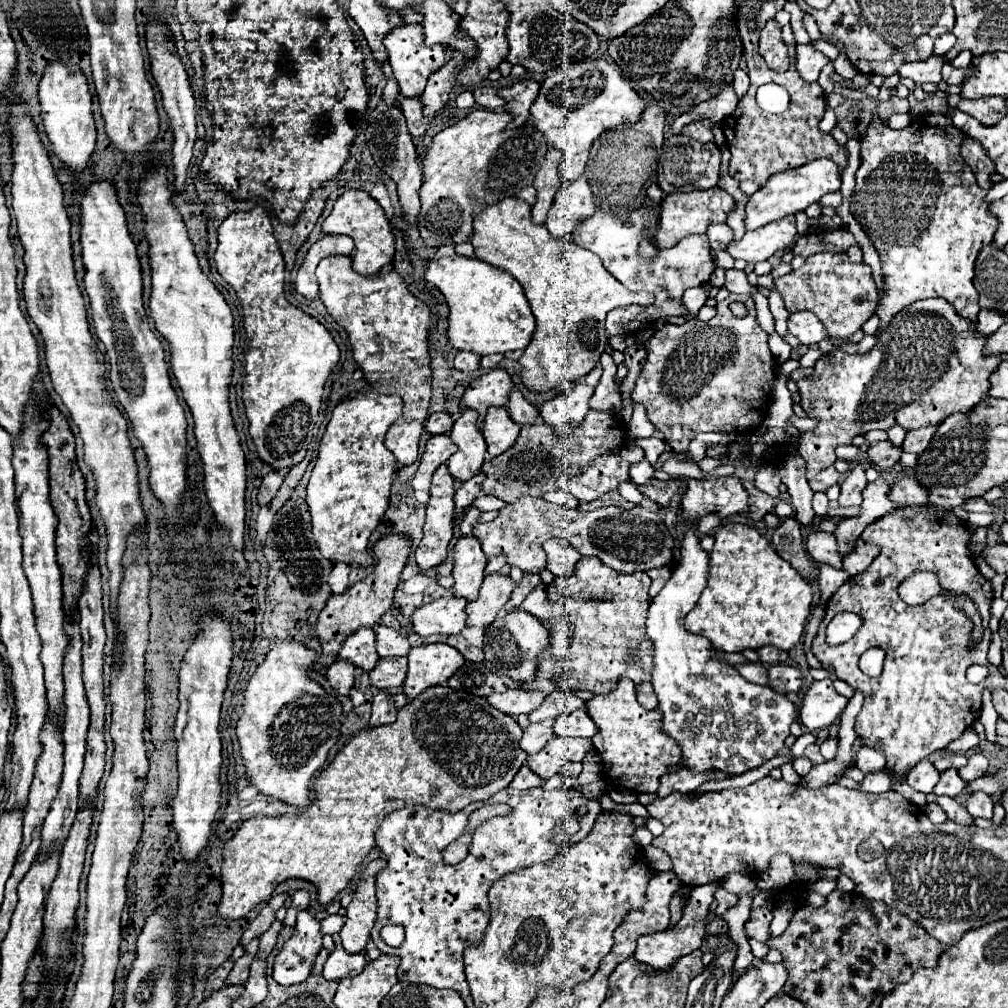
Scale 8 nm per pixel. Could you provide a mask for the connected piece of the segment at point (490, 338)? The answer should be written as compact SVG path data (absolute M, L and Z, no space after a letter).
M461 255L431 261L425 281L437 287L449 305L447 339L457 351L471 351L481 357L525 349L535 331L535 317L517 279L479 259Z

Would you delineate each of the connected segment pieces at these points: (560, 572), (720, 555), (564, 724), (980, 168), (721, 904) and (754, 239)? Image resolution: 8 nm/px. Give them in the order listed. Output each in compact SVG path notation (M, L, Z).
M549 539L543 543L545 553L547 553L547 569L555 577L573 577L577 571L577 563L581 561L579 551L575 551L567 541L563 539Z
M743 523L719 525L715 531L715 545L709 553L709 579L697 605L685 619L685 629L693 635L703 635L711 639L717 651L741 653L743 649L761 649L765 645L775 645L789 651L795 647L803 635L807 617L811 615L811 587L801 579L801 575L781 559L771 543L757 533L757 529Z
M585 707L563 715L555 721L555 735L557 737L583 737L583 739L593 739L593 735L597 733L597 725L589 719Z
M963 139L961 143L961 157L963 161L973 169L975 177L977 177L977 185L981 189L991 189L991 181L989 175L995 173L995 165L991 163L991 159L987 157L987 153L983 151L981 143L975 143L975 139Z
M717 889L715 891L715 901L717 901L717 909L715 909L715 913L721 917L729 907L735 907L737 905L737 895L733 895L733 893L729 893L729 891L725 891L725 889Z
M787 215L759 229L745 231L745 235L739 241L731 241L727 245L727 253L733 259L743 259L749 263L767 261L779 249L789 249L795 235L797 235L795 217Z

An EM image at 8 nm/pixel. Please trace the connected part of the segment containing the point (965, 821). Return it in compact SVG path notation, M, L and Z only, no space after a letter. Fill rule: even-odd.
M937 797L937 803L943 807L947 817L959 825L973 825L973 817L967 813L967 809L957 803L953 797Z

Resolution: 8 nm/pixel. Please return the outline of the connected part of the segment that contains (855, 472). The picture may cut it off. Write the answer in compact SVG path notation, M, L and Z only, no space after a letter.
M855 463L845 481L841 483L841 495L839 495L839 507L859 507L861 503L861 491L867 485L865 479L865 463Z

